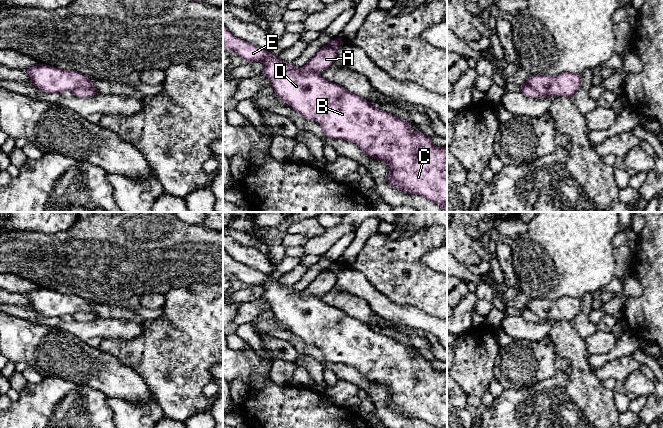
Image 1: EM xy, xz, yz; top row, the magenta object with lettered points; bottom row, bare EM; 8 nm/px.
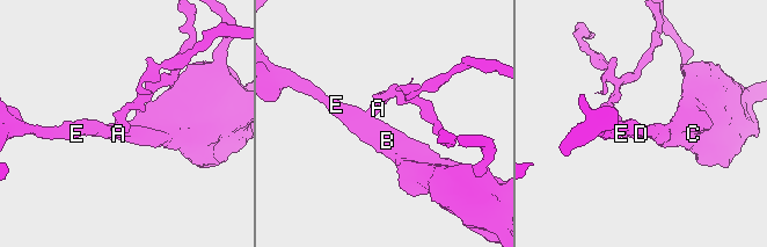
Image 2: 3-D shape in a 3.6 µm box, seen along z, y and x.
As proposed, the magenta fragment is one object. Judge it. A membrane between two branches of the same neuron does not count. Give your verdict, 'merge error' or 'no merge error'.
merge error

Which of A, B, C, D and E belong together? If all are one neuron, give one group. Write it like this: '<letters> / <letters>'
A / B C D E

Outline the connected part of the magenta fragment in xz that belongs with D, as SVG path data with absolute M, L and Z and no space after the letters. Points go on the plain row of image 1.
M223 249L223 272L236 276L249 286L264 288L262 298L270 305L278 322L291 330L304 342L320 348L324 358L331 362L344 363L356 367L369 381L384 386L390 393L388 408L403 416L420 419L435 428L447 428L447 371L437 371L430 361L411 352L411 346L404 345L388 336L379 334L366 323L349 316L339 308L323 302L318 297L302 297L302 291L296 292L293 286L282 286L266 274L235 261Z

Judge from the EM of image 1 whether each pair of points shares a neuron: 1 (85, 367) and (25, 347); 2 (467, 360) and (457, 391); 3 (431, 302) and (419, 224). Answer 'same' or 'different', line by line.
1: same
2: different
3: different

